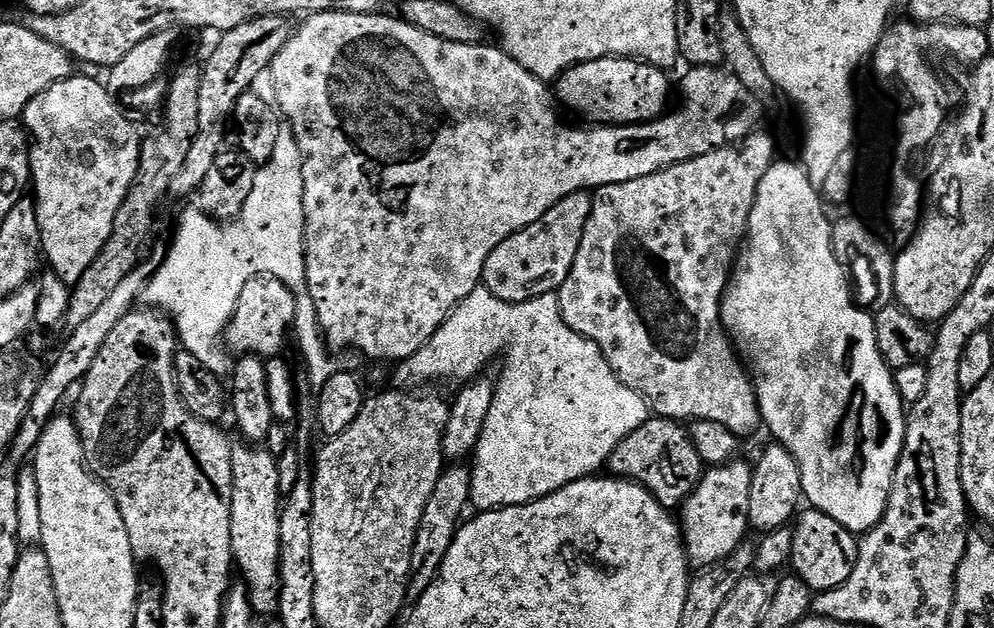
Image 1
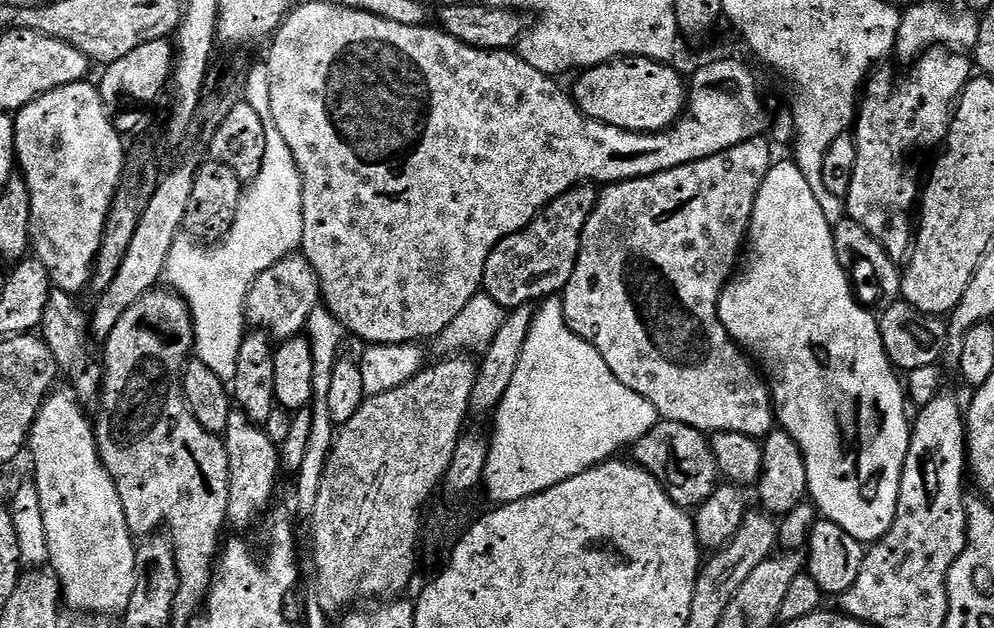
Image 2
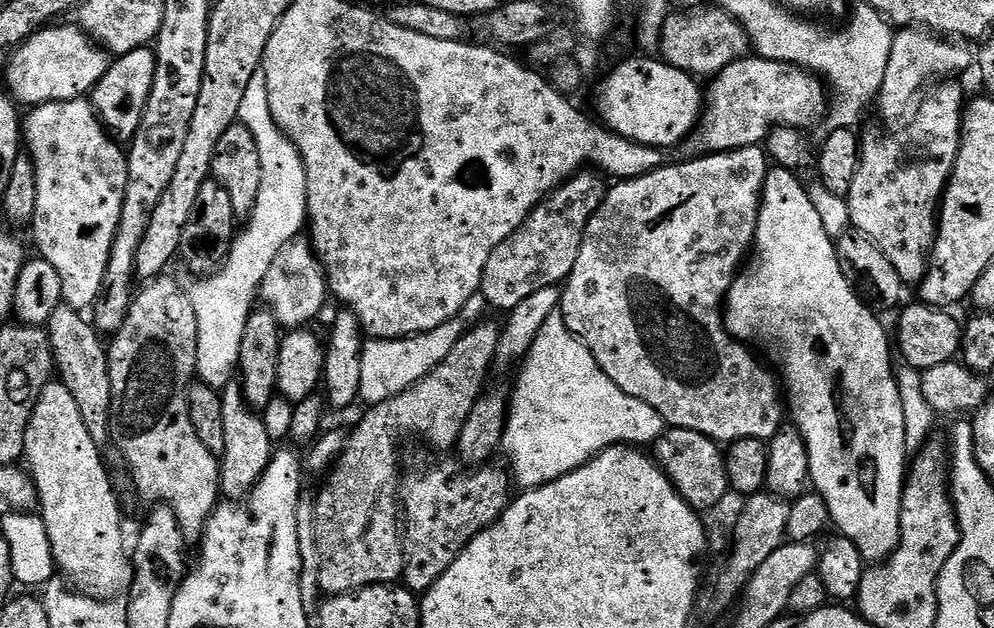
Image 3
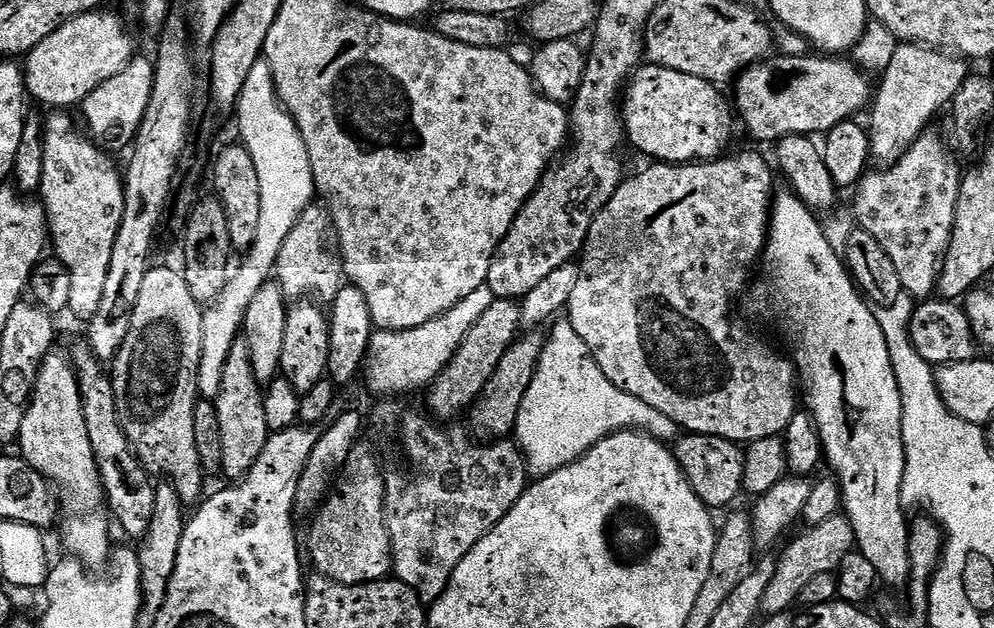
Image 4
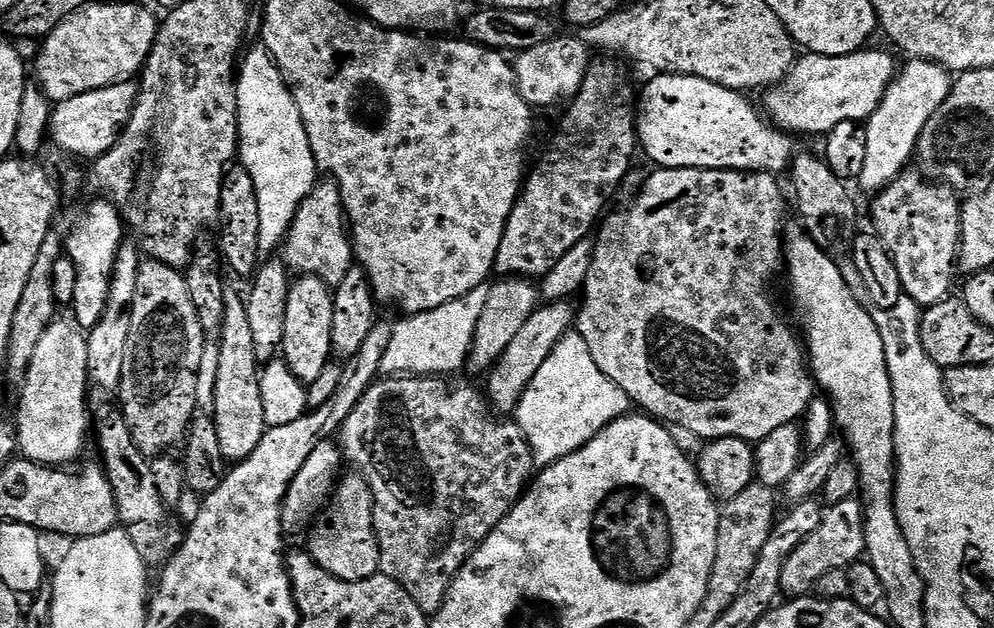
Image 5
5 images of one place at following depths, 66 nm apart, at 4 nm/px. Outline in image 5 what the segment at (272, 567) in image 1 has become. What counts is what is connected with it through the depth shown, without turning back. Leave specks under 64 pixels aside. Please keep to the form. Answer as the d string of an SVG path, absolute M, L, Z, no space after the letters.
M232 290L226 291L226 314L218 336L218 378L214 382L214 410L210 415L216 423L224 459L239 462L254 454L258 442L262 442L269 427L266 414L262 411L262 366L254 351L252 328L250 321L246 319L246 303L241 297L239 300Z

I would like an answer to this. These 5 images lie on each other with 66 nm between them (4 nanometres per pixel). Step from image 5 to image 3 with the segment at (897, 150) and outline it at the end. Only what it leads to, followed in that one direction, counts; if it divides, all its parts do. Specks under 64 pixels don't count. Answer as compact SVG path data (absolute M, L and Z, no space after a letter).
M919 26L901 27L892 37L890 62L886 65L886 78L882 78L878 97L881 114L888 120L896 120L899 116L904 115L907 117L910 109L917 103L918 97L921 95L919 92L924 87L927 89L929 85L936 82L931 82L931 80L936 80L939 76L956 78L959 72L966 71L971 64L973 67L974 52L968 48L963 48L963 46L968 47L960 42L949 42L947 39Z

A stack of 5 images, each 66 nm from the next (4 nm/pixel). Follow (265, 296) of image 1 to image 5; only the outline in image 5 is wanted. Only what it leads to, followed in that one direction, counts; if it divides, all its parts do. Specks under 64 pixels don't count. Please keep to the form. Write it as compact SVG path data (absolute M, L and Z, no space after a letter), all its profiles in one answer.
M335 182L327 183L317 183L302 206L298 206L298 214L294 214L294 222L284 237L282 259L289 273L317 276L329 286L335 286L342 282L342 278L346 278L346 274L350 274L354 267L354 257L340 188Z

